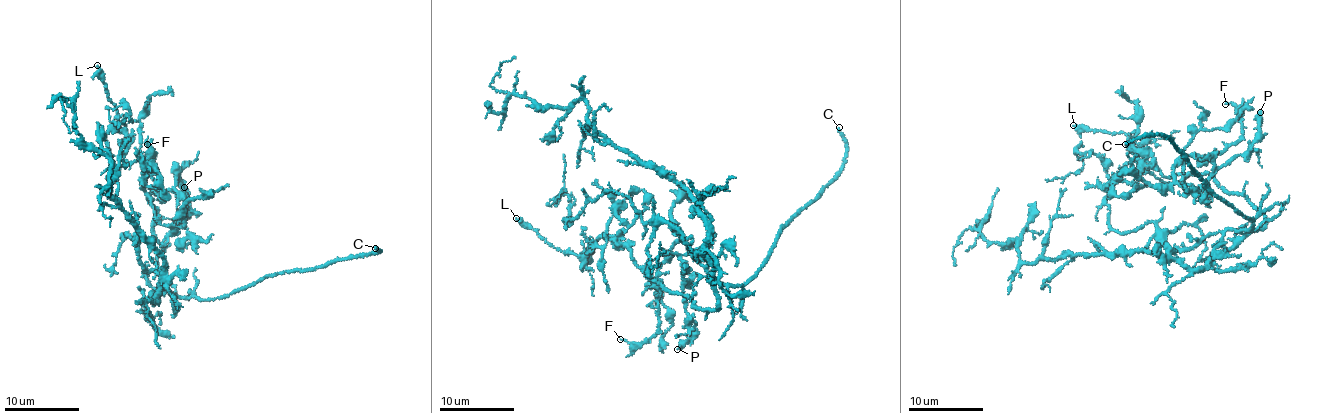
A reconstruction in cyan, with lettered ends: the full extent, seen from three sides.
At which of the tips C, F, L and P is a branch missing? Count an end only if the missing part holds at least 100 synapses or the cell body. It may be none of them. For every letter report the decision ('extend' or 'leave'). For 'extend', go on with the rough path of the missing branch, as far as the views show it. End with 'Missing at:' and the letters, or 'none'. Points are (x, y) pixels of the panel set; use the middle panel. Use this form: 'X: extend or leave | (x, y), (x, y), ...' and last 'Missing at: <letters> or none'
C: extend
F: leave
L: leave
P: leave
Missing at: C

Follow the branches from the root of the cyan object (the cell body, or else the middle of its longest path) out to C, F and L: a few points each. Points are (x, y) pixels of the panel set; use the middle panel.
C: (713, 272), (713, 282), (738, 287), (755, 274), (780, 227), (816, 198), (842, 166), (846, 148), (839, 127)
F: (713, 272), (719, 307), (704, 311), (652, 278), (652, 259), (688, 248), (656, 276), (657, 333), (620, 339)
L: (713, 272), (719, 307), (704, 311), (616, 243), (627, 224), (615, 211), (605, 244), (578, 256), (516, 218)

